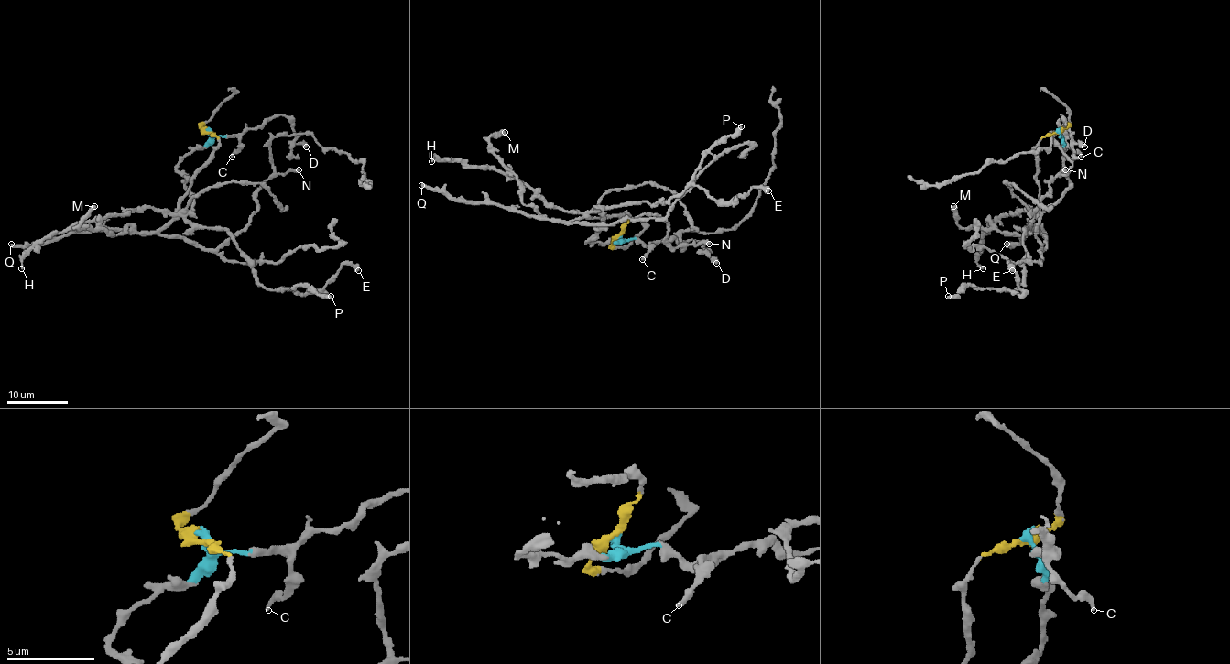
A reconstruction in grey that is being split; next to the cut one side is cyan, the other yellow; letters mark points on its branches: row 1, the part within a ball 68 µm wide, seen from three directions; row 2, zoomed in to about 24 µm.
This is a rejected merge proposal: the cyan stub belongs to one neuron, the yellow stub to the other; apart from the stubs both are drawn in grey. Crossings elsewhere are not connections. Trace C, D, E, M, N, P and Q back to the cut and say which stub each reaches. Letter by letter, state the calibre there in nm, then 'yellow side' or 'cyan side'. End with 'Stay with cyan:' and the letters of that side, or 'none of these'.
C: 260 nm thick; cyan side
D: 550 nm thick; cyan side
E: 650 nm thick; cyan side
M: 500 nm thick; yellow side
N: 460 nm thick; yellow side
P: 480 nm thick; cyan side
Q: 340 nm thick; yellow side
Stay with cyan: C, D, E, P

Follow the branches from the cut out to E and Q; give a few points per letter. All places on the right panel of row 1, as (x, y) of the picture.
E: (1057, 131), (1063, 168), (1026, 227), (1025, 279), (1006, 290), (1018, 293), (1012, 270)
Q: (1057, 132), (1041, 138), (1035, 152), (1039, 221), (1043, 229), (1041, 232), (1028, 231), (1014, 245), (1006, 244)

